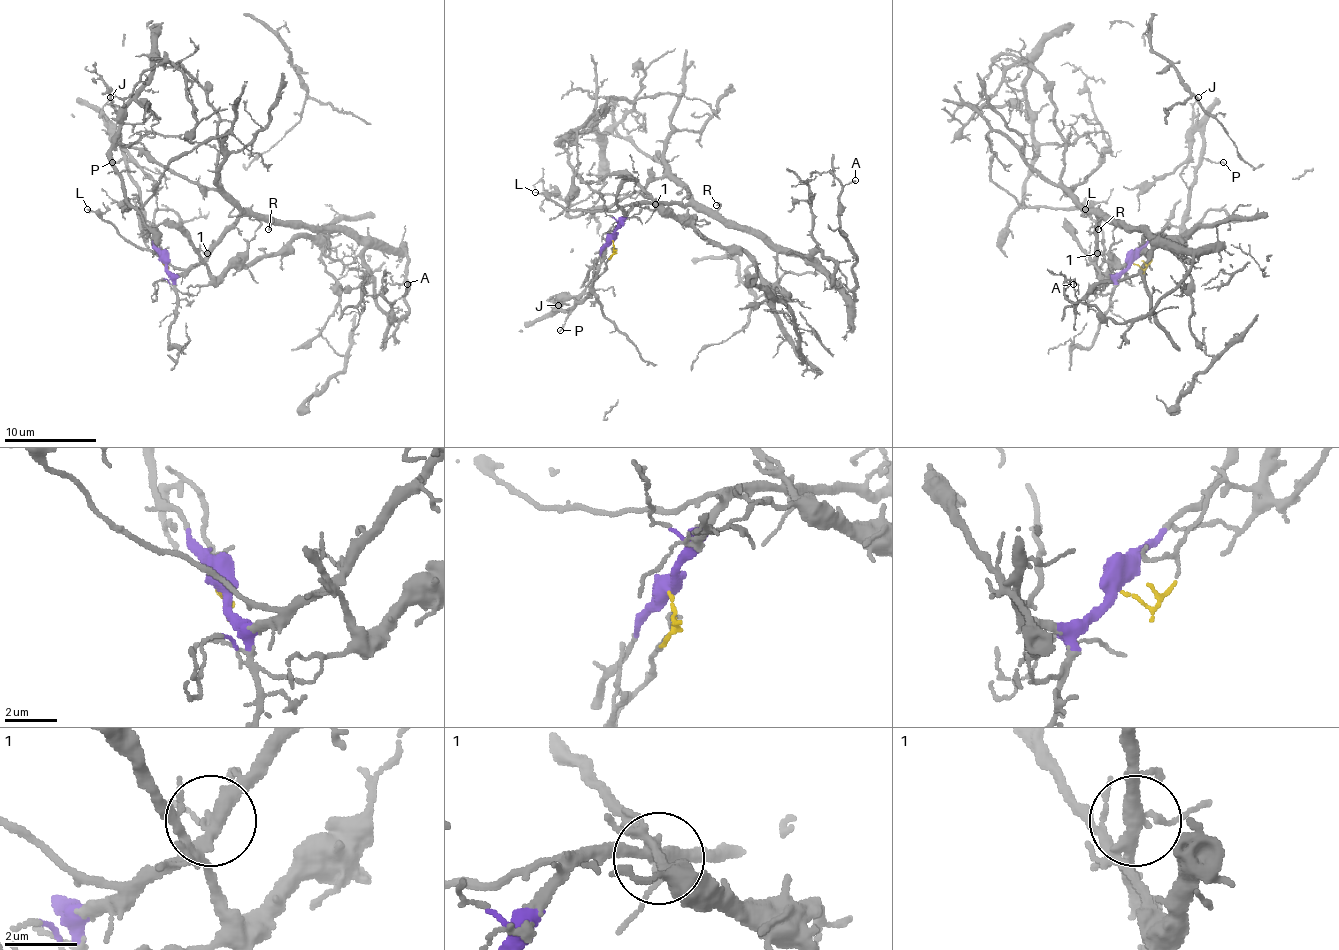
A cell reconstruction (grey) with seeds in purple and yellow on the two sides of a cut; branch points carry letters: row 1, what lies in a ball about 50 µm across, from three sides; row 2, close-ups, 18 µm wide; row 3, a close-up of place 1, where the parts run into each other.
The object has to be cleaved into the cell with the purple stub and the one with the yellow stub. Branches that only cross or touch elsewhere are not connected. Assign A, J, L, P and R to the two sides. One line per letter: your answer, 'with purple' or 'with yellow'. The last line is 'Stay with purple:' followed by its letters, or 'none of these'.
A: with purple
J: with yellow
L: with purple
P: with yellow
R: with purple
Stay with purple: A, L, R

